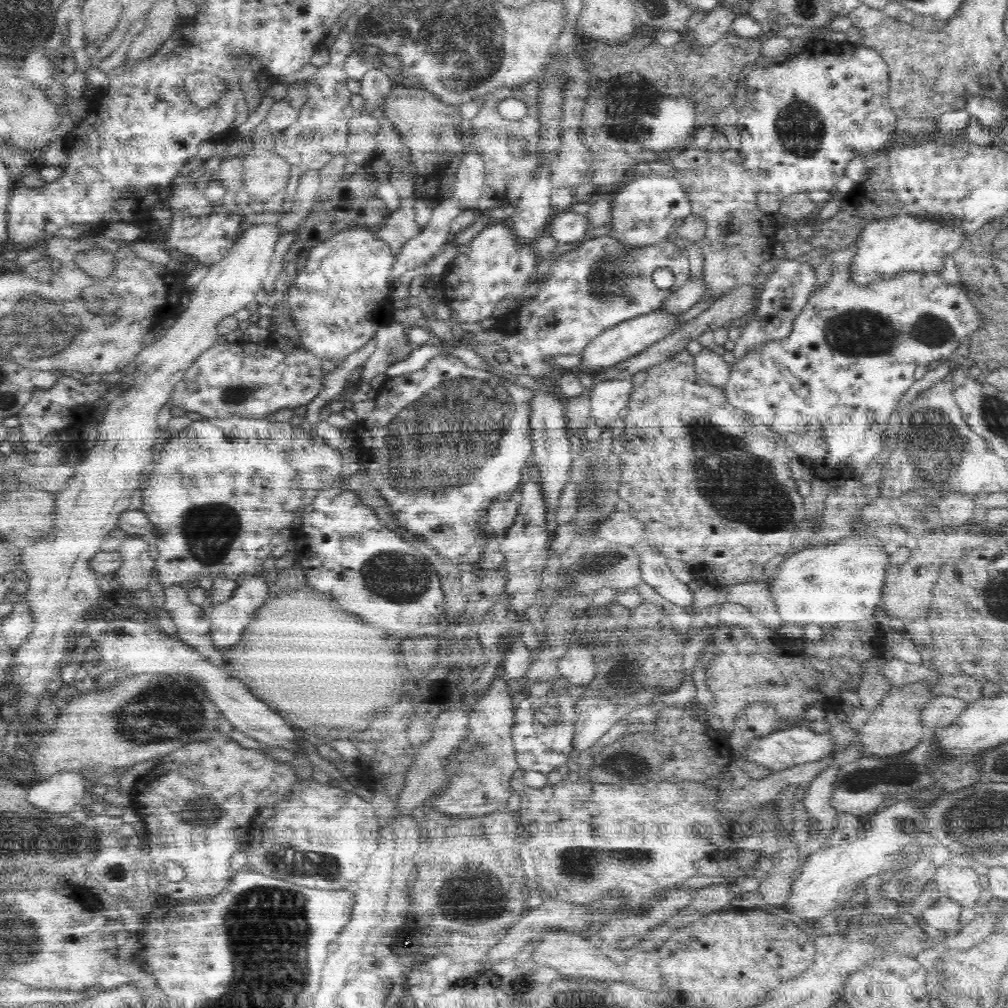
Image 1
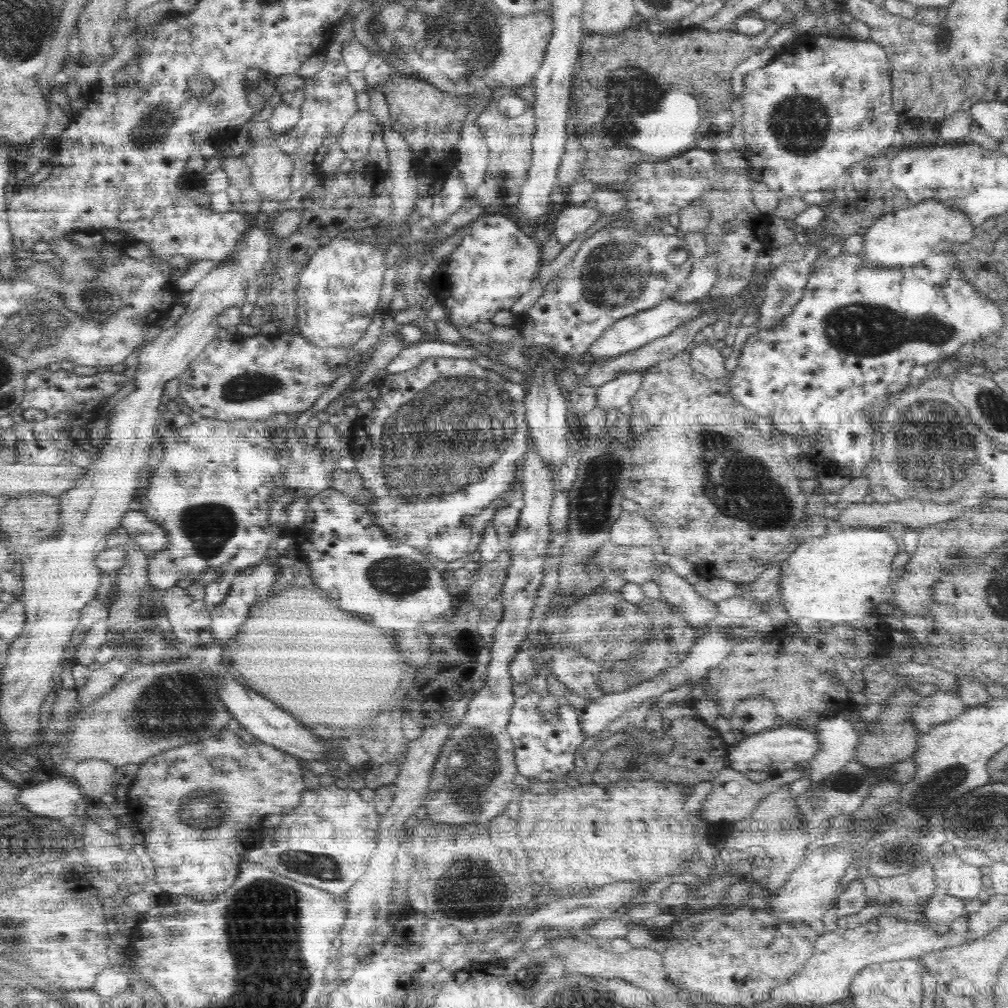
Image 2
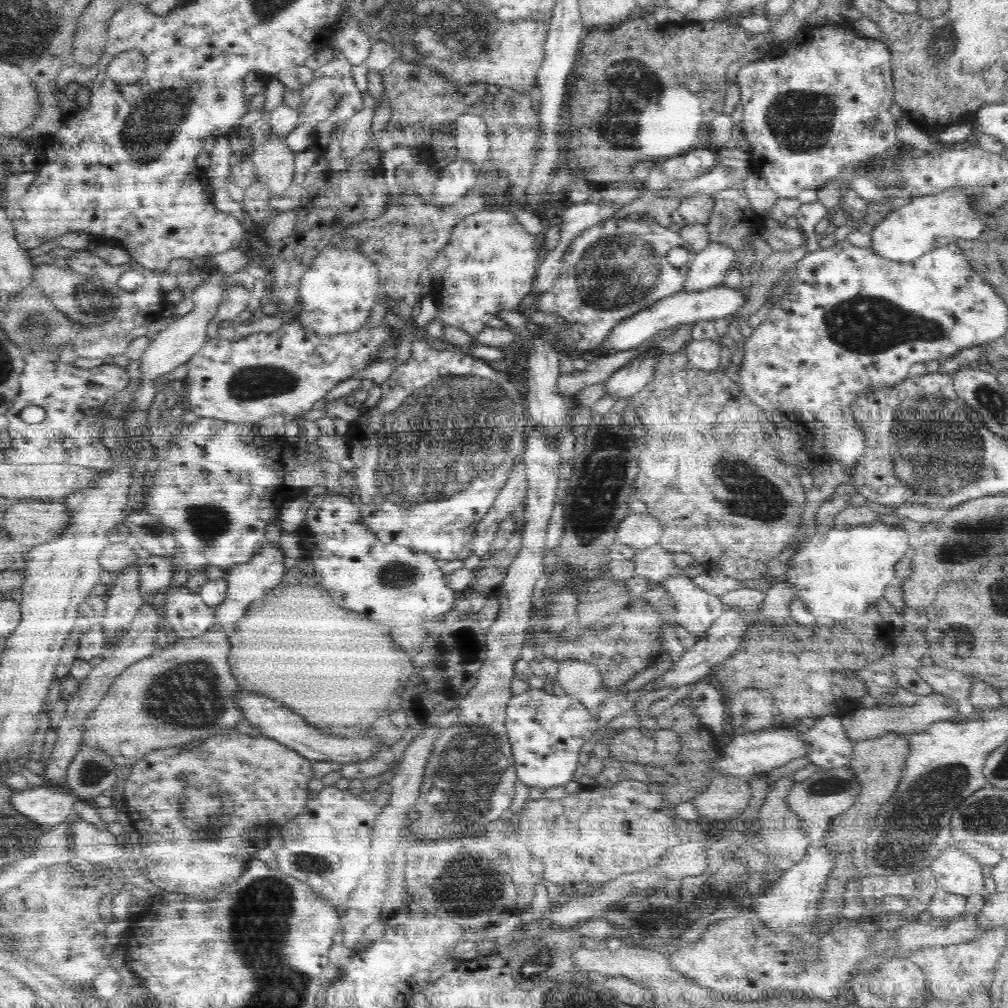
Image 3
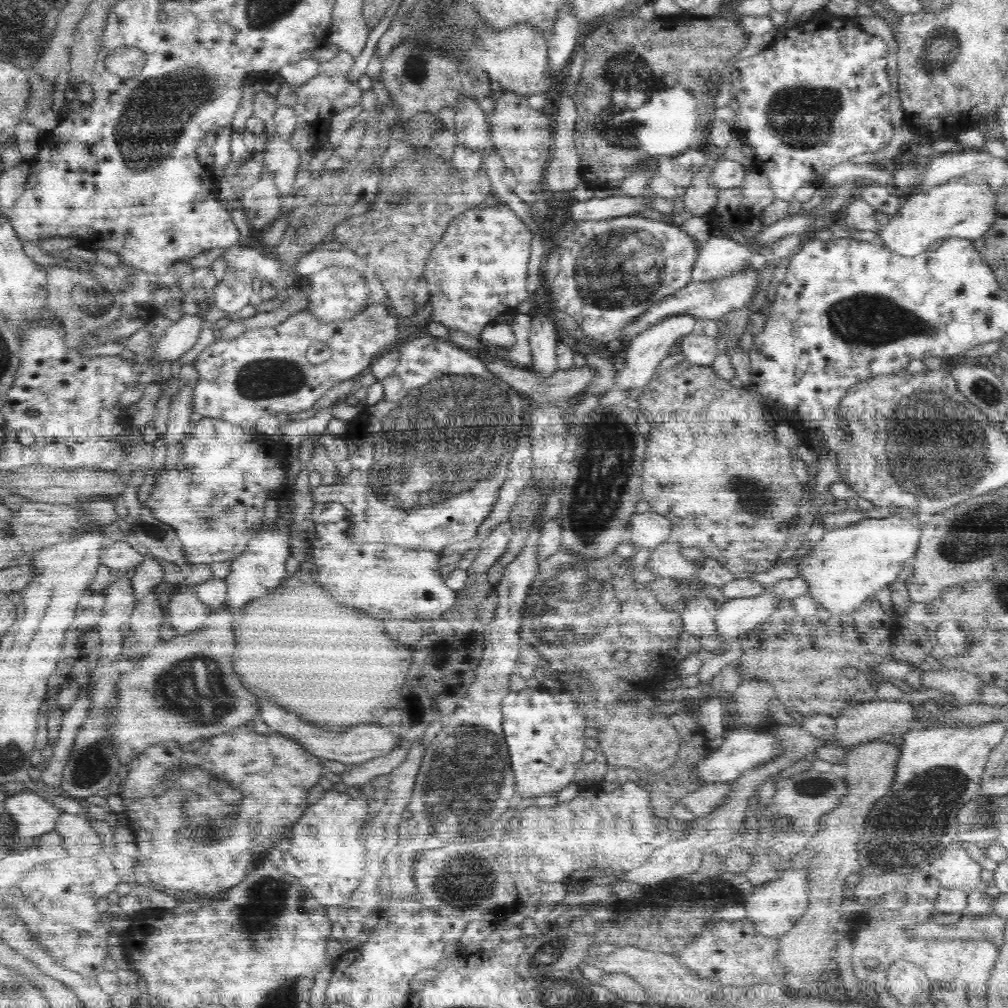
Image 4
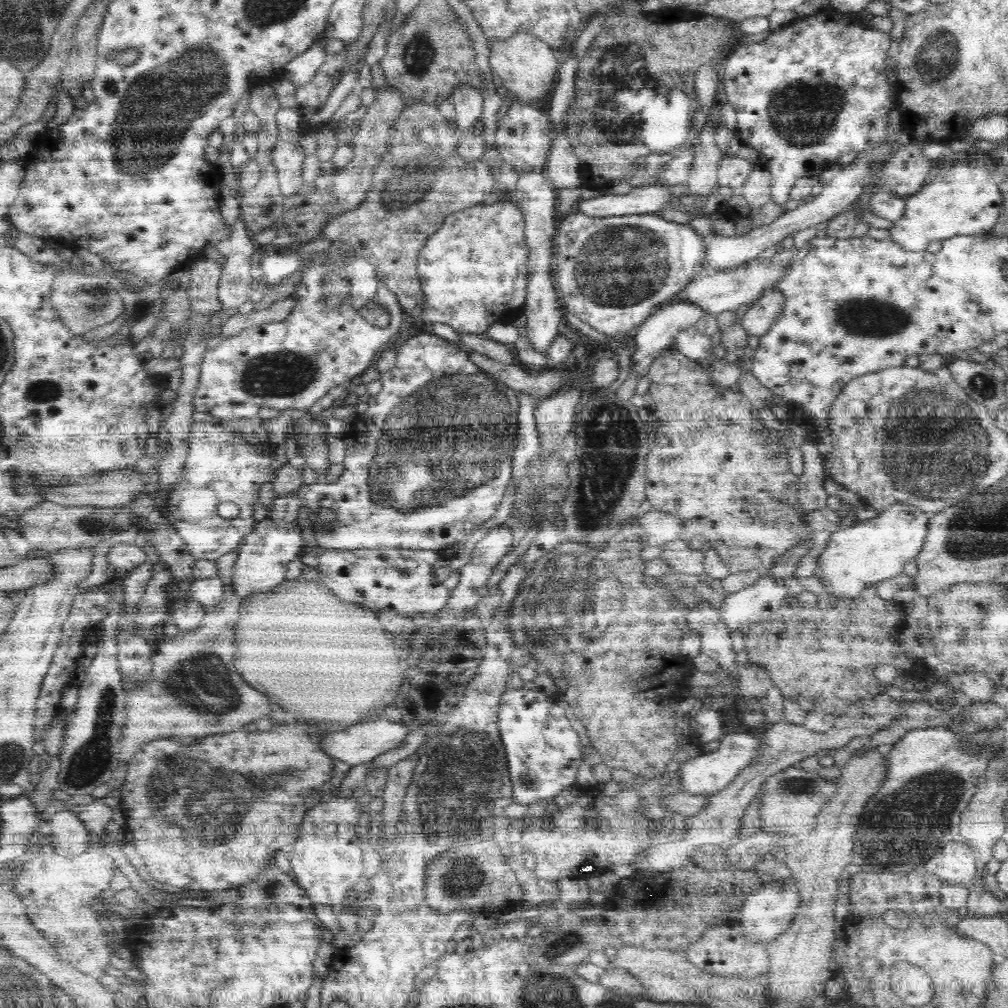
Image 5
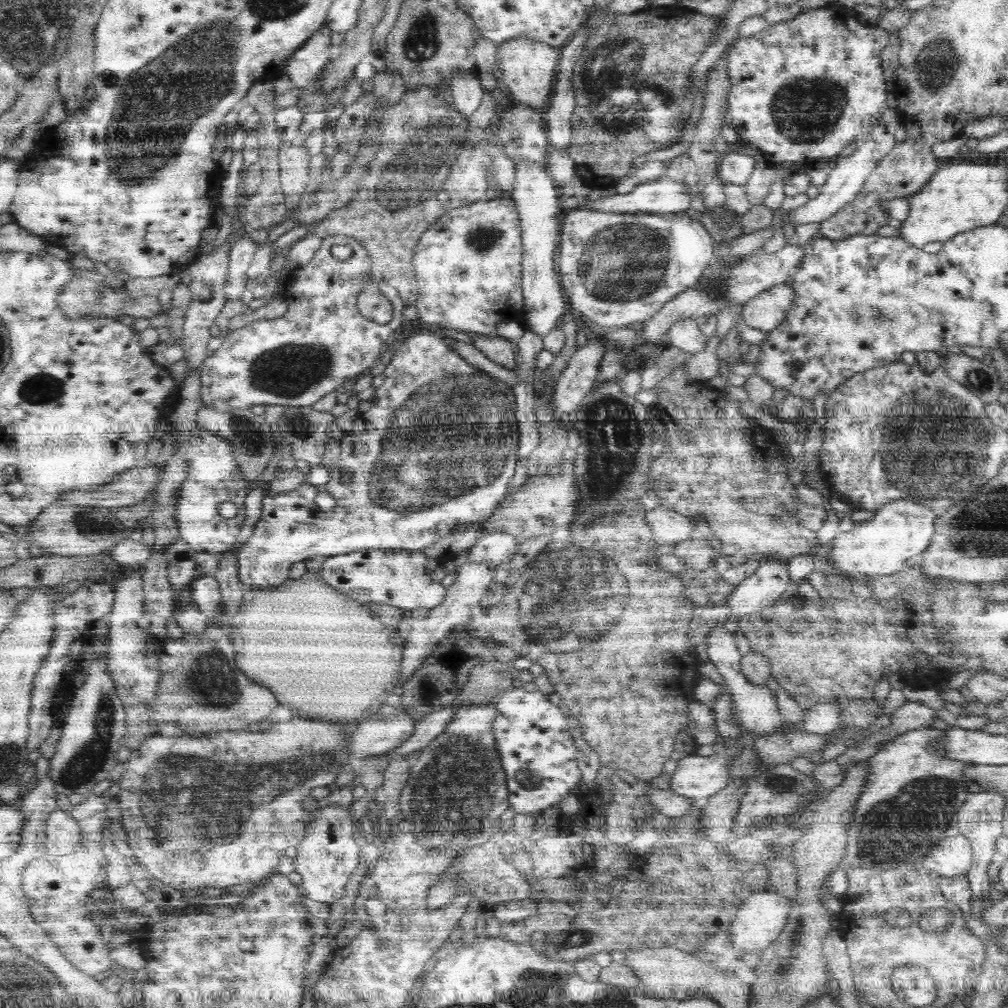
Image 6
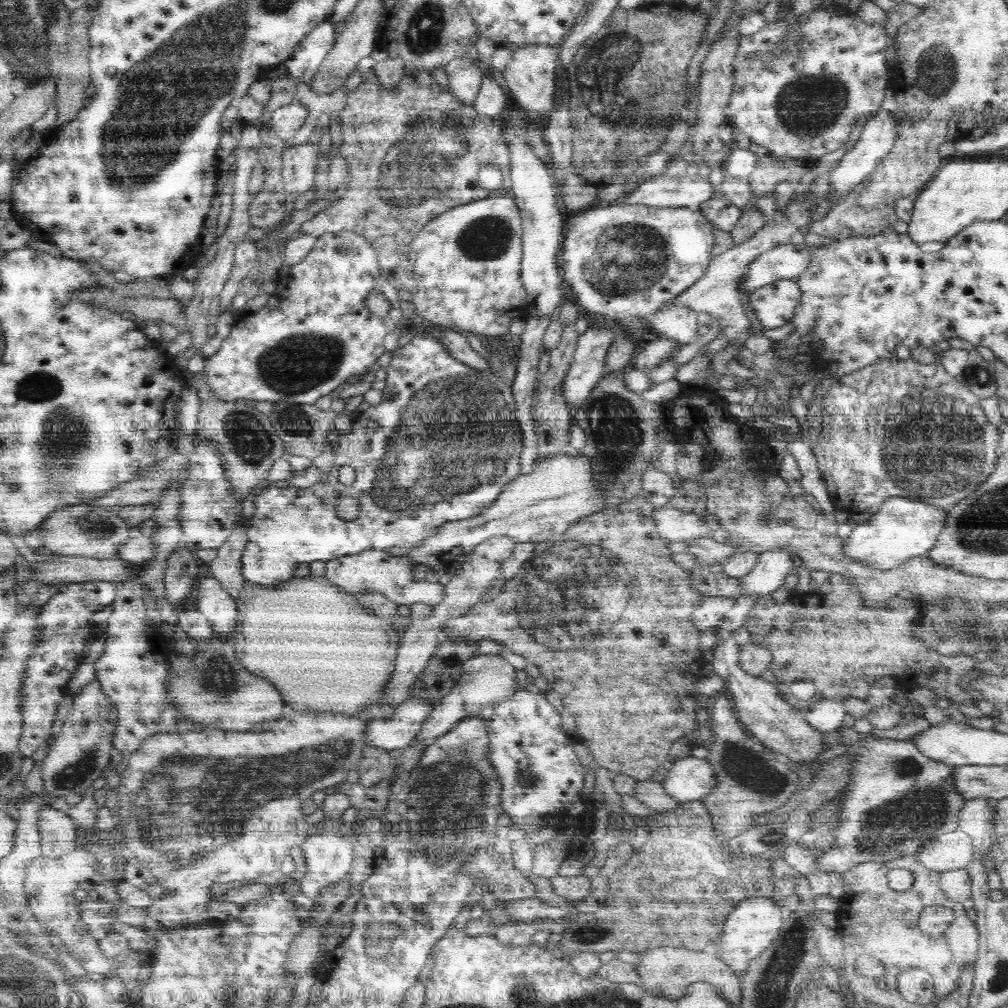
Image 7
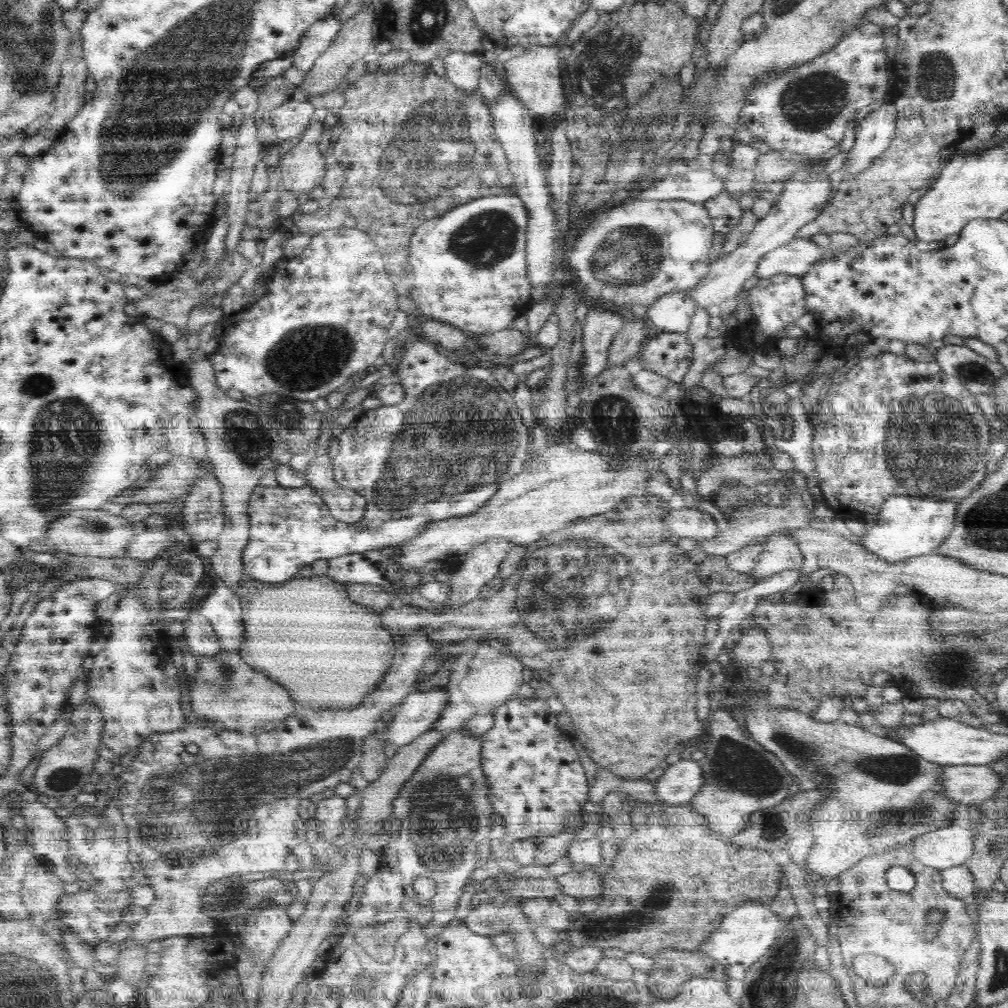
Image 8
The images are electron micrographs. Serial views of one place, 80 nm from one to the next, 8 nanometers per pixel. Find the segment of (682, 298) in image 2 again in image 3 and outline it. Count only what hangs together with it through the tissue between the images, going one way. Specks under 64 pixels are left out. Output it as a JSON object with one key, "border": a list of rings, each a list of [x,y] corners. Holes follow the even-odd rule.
{"border":[[[710,243],[702,252],[692,256],[682,291],[700,292],[725,282],[726,272],[736,268],[735,254],[724,245]]]}

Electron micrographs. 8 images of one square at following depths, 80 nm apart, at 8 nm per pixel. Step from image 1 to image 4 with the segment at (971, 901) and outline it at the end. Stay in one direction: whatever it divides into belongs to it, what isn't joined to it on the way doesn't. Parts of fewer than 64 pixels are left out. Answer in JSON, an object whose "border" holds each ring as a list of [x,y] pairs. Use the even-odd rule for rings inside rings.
{"border":[[[958,844],[946,847],[941,854],[929,863],[928,871],[940,881],[944,888],[963,890],[969,893],[984,887],[980,872],[983,869]]]}

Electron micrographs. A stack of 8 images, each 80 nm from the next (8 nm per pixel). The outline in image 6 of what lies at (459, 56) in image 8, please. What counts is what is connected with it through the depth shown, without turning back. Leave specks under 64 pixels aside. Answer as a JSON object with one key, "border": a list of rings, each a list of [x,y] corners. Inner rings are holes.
{"border":[[[456,72],[450,78],[449,87],[454,98],[453,106],[458,112],[469,117],[480,108],[484,90],[475,72]]]}

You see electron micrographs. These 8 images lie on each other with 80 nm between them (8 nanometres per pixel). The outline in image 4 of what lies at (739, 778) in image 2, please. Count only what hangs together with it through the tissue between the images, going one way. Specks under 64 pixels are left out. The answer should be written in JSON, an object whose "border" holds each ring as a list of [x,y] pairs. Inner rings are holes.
{"border":[[[706,783],[697,791],[687,794],[676,804],[684,805],[694,816],[700,817],[716,810],[731,796],[730,783]]]}

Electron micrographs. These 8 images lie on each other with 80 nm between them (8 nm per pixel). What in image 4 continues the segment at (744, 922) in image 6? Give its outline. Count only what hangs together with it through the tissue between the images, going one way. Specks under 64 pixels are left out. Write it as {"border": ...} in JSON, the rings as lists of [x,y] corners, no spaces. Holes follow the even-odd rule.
{"border":[[[785,869],[775,881],[755,887],[745,900],[746,917],[754,923],[756,932],[776,938],[788,932],[808,910],[808,869]]]}

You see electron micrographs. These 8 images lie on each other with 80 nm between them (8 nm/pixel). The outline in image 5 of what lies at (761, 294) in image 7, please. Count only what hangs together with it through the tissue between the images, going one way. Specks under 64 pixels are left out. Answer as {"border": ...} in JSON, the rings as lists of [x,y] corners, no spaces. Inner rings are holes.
{"border":[[[770,287],[763,290],[763,295],[754,301],[754,305],[749,308],[742,318],[742,326],[747,332],[754,335],[762,335],[776,322],[784,310],[784,301],[787,298],[782,290],[777,287]]]}

